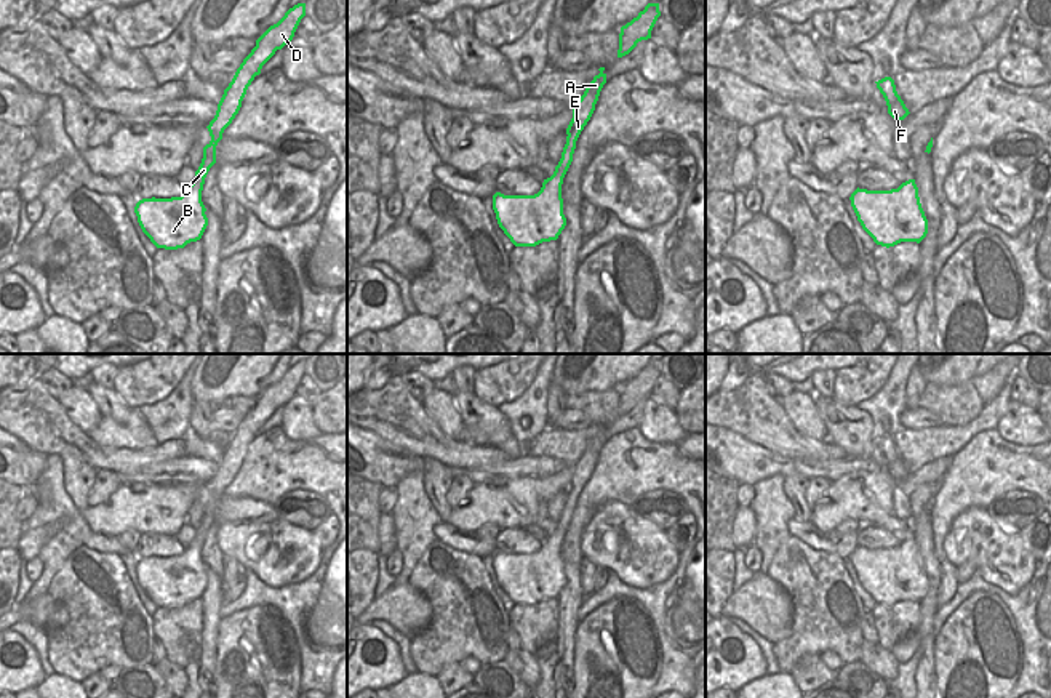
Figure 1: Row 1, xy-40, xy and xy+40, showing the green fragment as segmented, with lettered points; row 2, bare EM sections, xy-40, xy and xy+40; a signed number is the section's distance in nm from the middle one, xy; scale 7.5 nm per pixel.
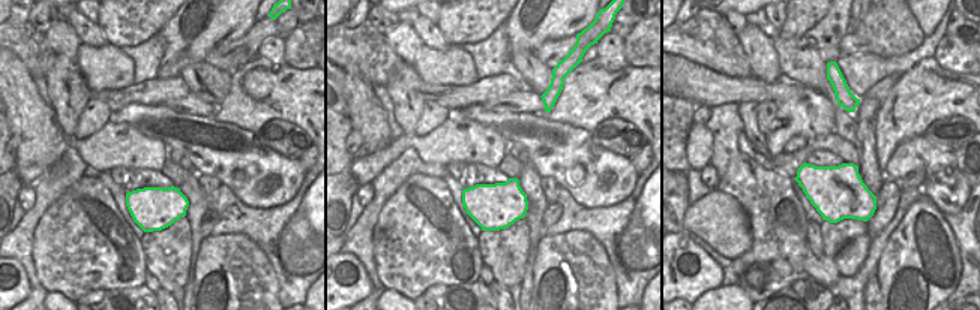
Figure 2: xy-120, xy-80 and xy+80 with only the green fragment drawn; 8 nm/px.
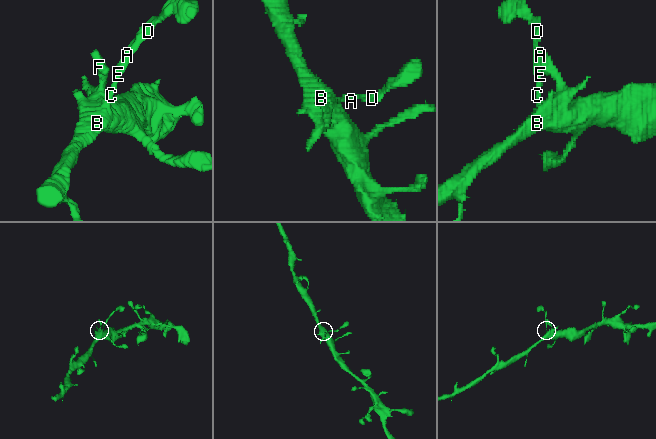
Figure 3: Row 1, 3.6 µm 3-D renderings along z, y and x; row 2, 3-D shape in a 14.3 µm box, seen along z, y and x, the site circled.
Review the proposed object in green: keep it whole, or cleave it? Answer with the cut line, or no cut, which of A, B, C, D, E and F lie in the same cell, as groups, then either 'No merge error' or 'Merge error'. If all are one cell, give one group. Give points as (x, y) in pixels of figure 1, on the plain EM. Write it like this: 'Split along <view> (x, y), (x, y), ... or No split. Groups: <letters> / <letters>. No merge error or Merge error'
No split. Groups: A B C D E F. No merge error

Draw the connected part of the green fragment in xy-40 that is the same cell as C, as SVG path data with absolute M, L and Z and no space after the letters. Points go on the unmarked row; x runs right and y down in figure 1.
M298 362L256 399L256 405L237 427L232 440L224 448L214 477L206 485L211 499L203 506L202 522L195 530L192 543L182 554L171 557L142 557L136 562L134 572L138 581L157 607L178 608L202 597L208 584L202 549L210 527L216 522L216 504L222 498L224 488L238 472L254 435L261 432L262 424L277 408L282 408L293 399L304 375L306 362Z

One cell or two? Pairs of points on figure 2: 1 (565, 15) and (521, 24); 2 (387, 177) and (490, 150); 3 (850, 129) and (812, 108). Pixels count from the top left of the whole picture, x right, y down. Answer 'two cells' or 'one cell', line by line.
1: one cell
2: two cells
3: two cells

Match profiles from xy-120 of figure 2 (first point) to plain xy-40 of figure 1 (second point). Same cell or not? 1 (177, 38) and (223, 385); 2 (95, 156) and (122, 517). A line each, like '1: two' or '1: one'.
1: one
2: one

